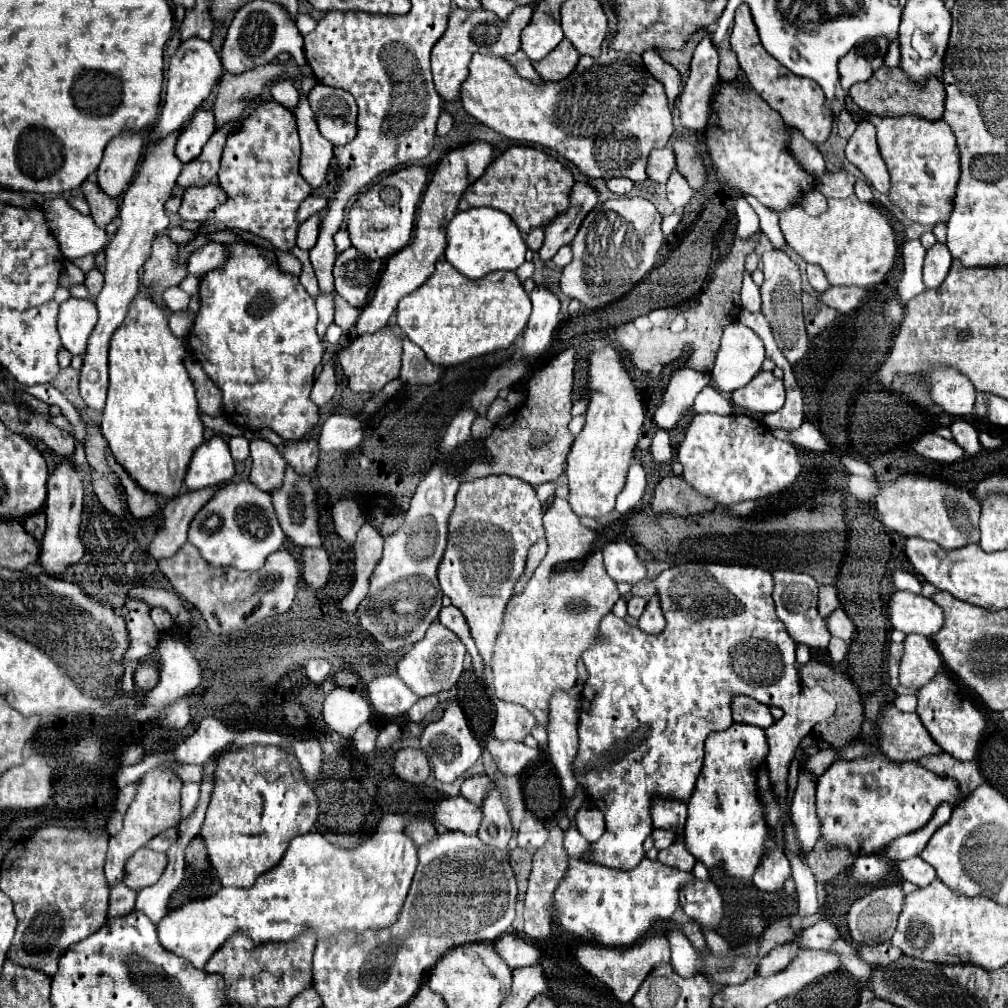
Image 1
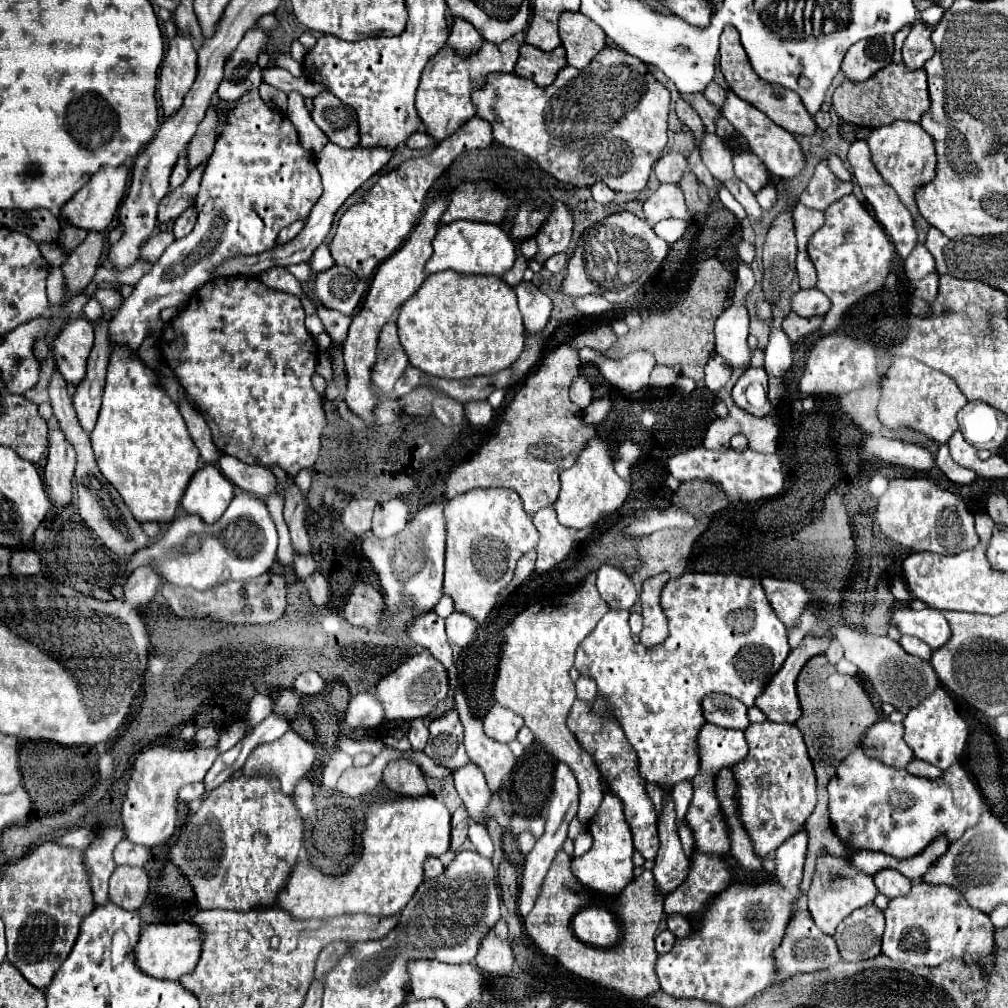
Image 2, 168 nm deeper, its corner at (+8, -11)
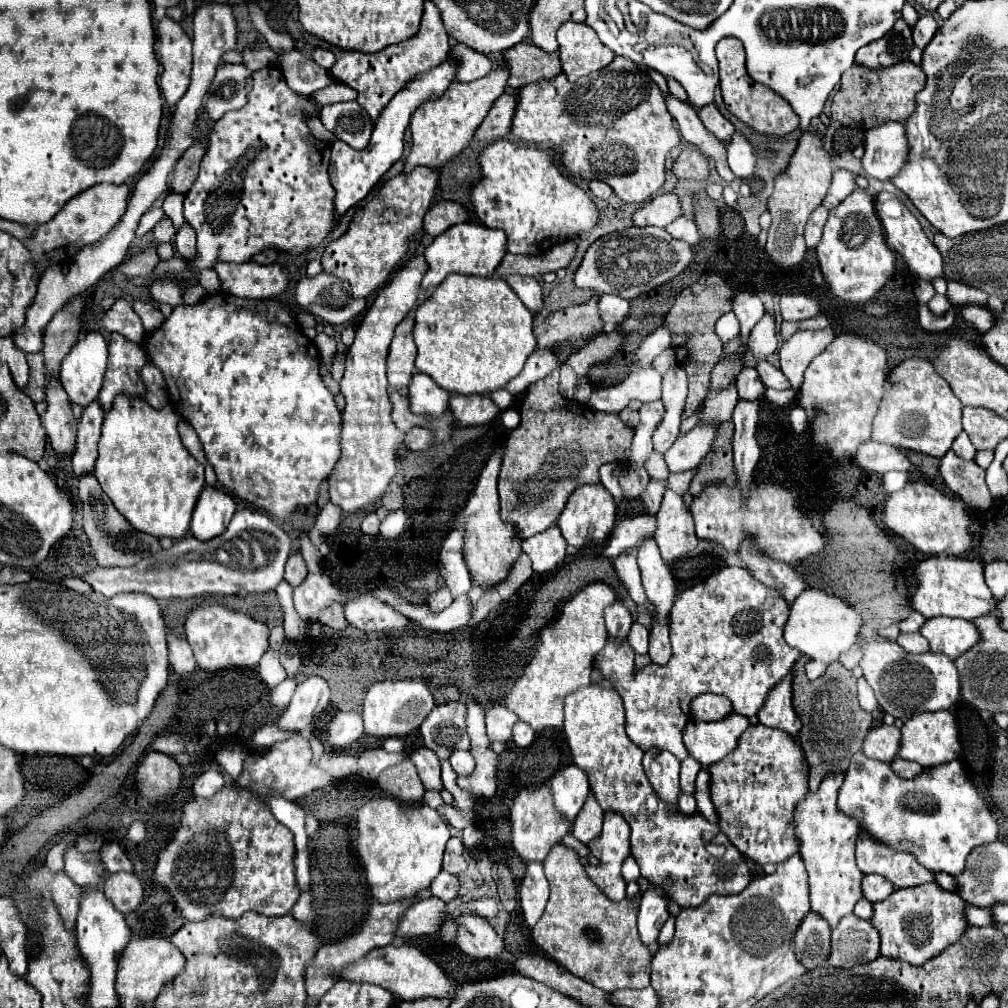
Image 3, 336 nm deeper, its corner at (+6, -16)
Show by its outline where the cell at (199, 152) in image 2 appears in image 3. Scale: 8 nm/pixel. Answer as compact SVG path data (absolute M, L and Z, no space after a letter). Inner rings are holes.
M196 142L182 154L182 158L176 162L174 178L170 182L172 192L186 194L190 190L190 184L194 184L194 180L198 176L198 164L200 164L200 160L204 156L204 150L206 148L200 142Z

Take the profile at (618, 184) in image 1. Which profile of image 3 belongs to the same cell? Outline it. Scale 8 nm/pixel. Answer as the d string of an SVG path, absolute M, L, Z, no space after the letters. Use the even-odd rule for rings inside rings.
M590 180L590 192L596 196L596 198L602 198L602 200L606 200L606 198L610 198L610 194L612 194L612 188L606 184L606 182L602 182L602 180Z

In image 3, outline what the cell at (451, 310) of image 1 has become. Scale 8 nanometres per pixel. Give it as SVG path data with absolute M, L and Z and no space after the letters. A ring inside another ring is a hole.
M448 276L416 310L416 368L448 392L484 394L500 390L520 374L526 358L536 350L532 328L532 312L506 280L498 276Z

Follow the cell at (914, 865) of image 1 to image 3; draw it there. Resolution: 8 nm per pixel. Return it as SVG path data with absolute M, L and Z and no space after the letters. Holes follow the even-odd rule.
M866 874L862 878L862 896L870 902L876 902L876 900L884 900L886 896L890 896L890 892L894 892L894 886L878 876L878 874Z

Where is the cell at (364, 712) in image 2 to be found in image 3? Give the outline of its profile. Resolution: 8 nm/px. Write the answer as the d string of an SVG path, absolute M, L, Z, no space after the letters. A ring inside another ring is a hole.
M336 712L326 726L324 746L328 748L346 748L362 736L362 716L358 712Z

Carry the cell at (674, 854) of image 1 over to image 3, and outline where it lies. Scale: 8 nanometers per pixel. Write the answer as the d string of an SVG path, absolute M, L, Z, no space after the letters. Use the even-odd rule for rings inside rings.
M564 844L552 848L550 856L544 860L544 872L550 884L550 900L542 918L532 928L534 944L562 968L608 994L622 988L650 986L652 954L638 940L638 902L608 900L588 878L578 854Z

